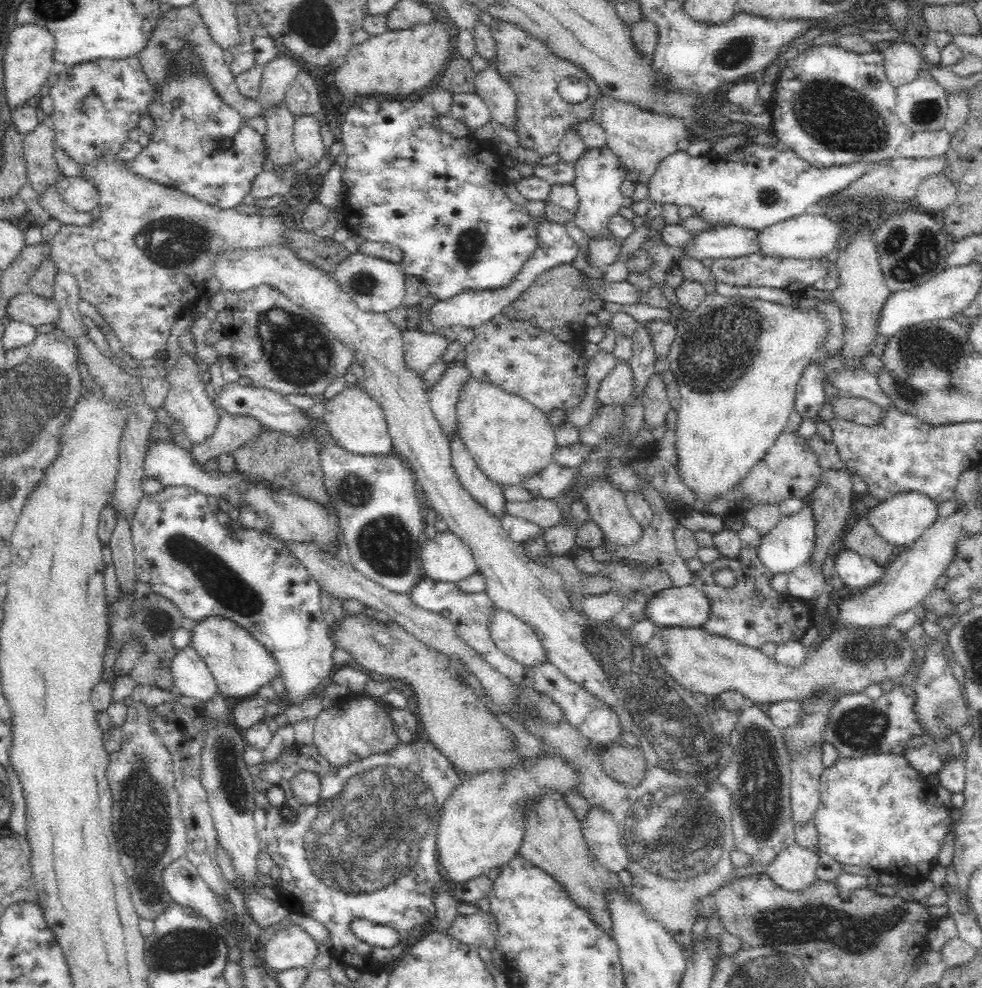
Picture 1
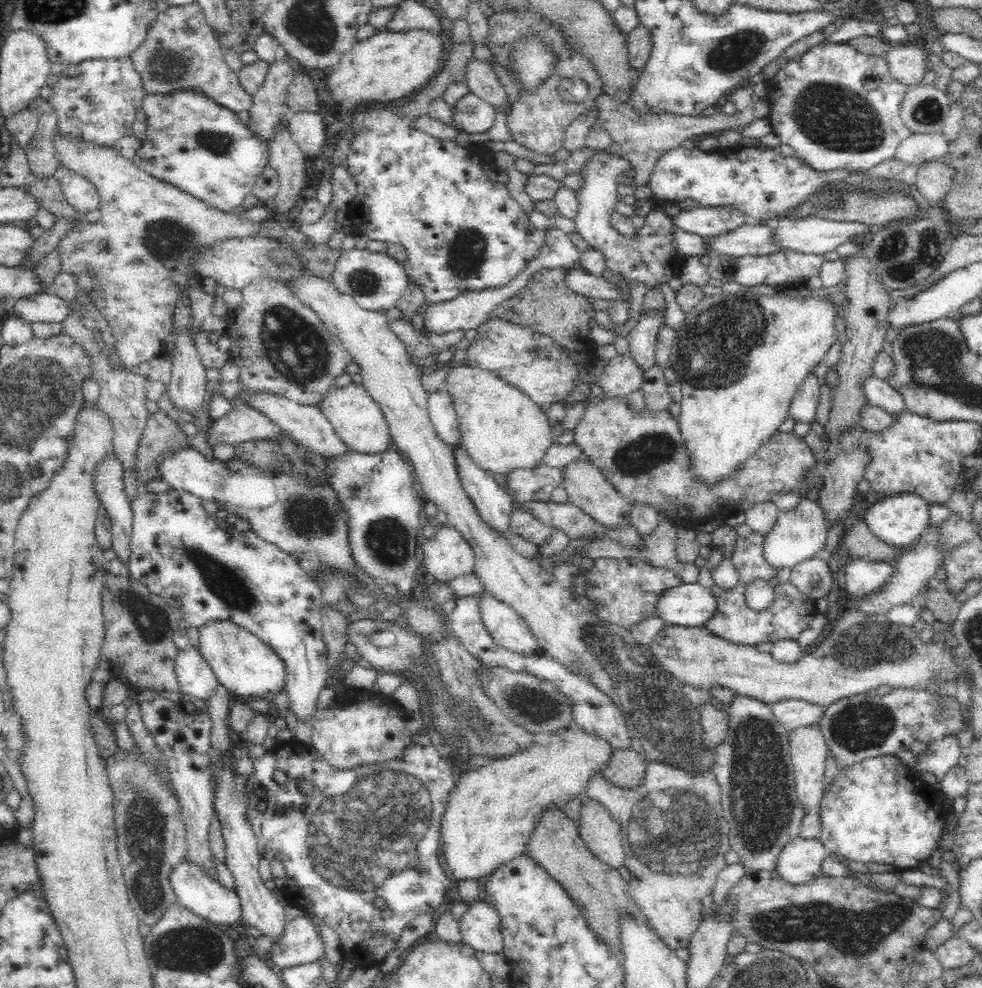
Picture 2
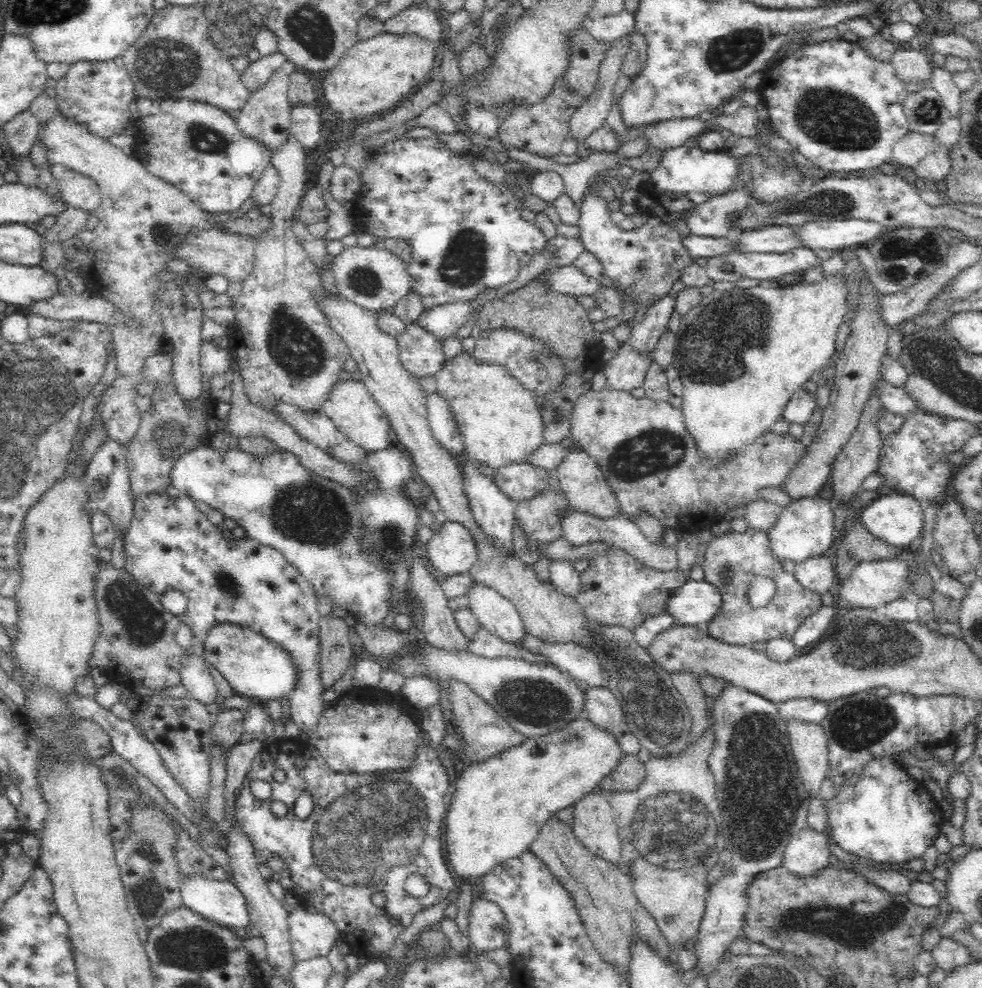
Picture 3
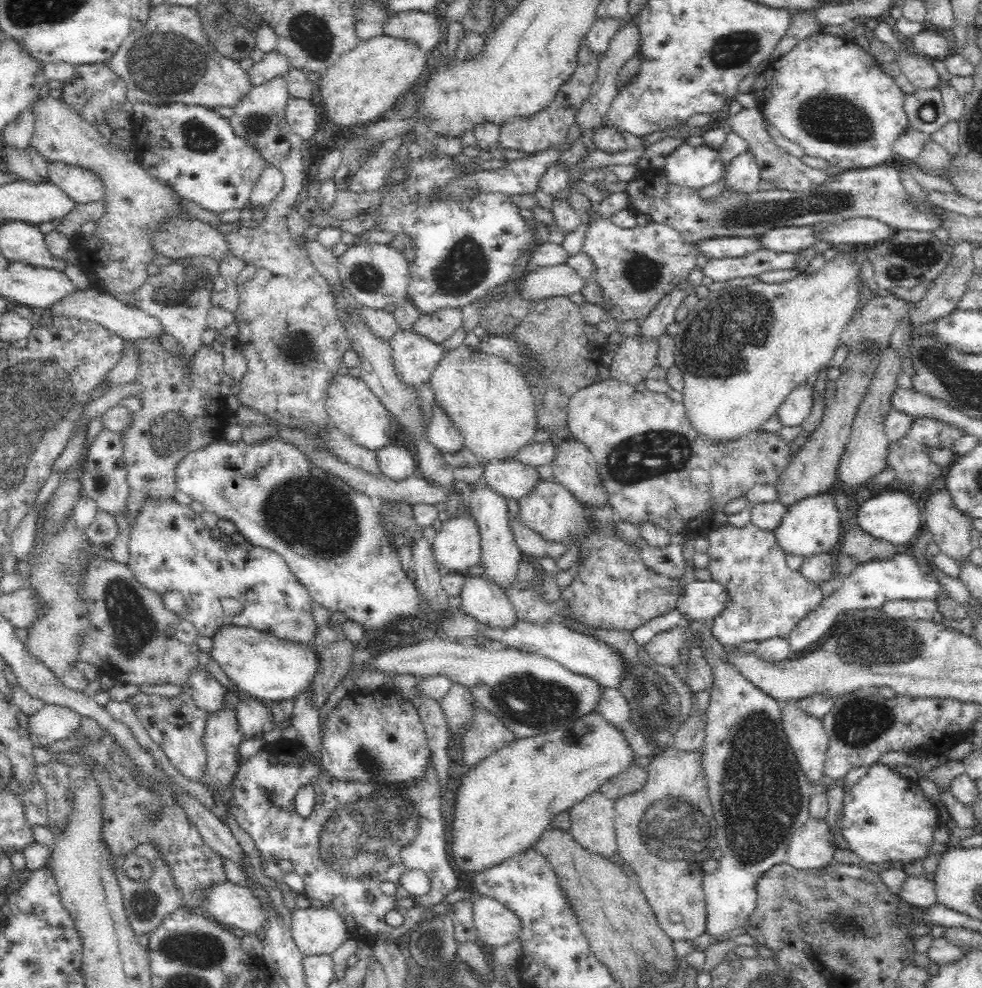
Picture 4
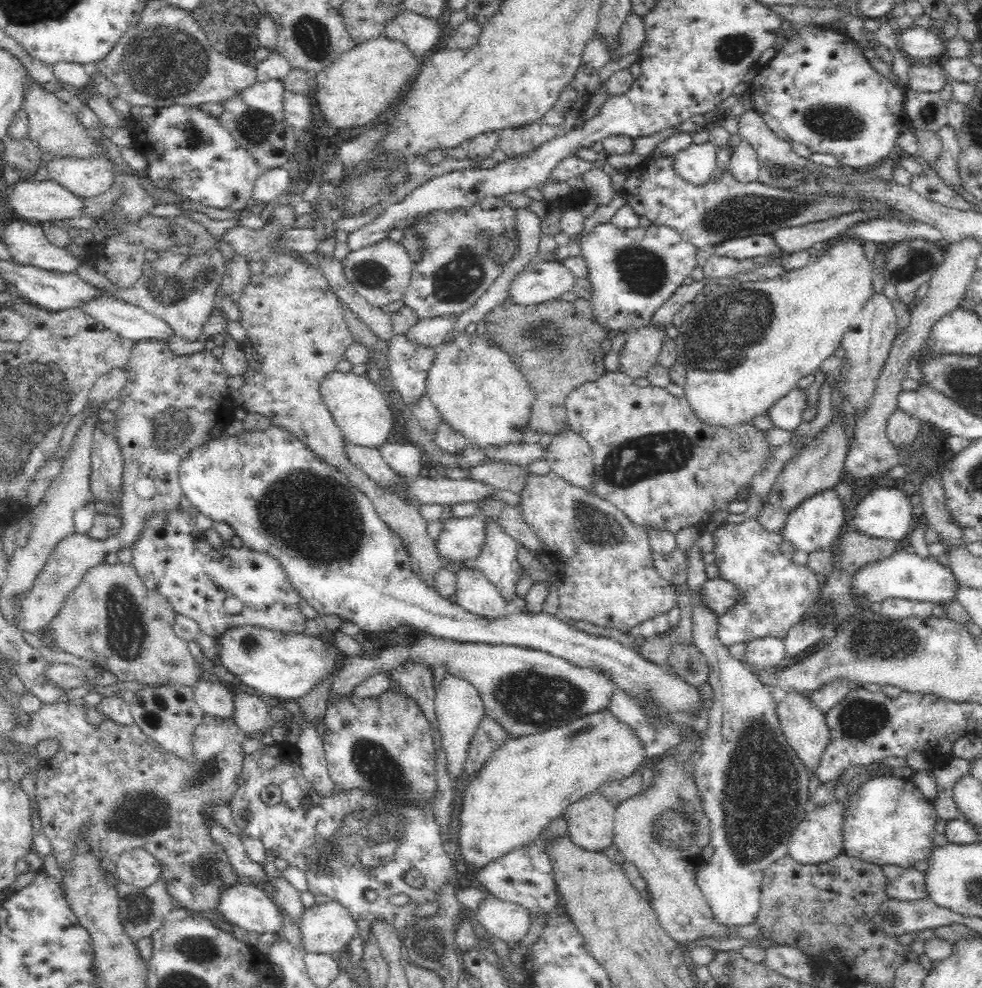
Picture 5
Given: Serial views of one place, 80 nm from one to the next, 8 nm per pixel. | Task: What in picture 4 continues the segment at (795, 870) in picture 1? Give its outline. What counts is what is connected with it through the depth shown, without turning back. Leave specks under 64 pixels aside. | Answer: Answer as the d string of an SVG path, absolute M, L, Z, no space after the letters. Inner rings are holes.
M810 818L790 840L786 864L795 870L816 870L833 863L835 847L825 820Z

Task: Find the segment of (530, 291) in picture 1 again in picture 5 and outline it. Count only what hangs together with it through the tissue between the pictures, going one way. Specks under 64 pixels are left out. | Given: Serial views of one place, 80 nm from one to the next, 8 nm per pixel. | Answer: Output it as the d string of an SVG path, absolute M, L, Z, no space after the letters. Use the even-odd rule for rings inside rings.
M508 297L502 304L492 308L483 321L486 326L485 337L496 342L496 345L500 345L500 349L510 356L533 393L529 427L534 431L548 434L561 433L568 429L565 405L568 396L582 384L596 381L600 376L607 373L603 359L607 350L608 331L604 330L600 324L581 316L574 303L559 298L547 300L540 304L522 306Z

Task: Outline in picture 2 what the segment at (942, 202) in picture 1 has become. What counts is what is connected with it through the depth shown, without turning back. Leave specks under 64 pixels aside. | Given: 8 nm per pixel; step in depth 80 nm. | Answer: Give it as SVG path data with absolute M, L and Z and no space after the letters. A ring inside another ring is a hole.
M943 159L925 161L918 171L917 181L914 188L918 190L929 204L936 202L937 204L942 205L943 200L948 196L948 193L953 187L953 174L954 170L952 170L951 166L944 162Z

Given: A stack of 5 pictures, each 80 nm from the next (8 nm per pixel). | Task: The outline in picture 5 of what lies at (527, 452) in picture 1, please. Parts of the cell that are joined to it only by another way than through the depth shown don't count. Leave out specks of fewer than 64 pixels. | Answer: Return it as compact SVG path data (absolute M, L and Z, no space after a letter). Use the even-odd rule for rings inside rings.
M451 332L443 348L438 349L438 356L434 358L434 363L429 369L424 391L426 396L435 404L443 420L458 434L464 435L474 448L481 449L486 454L488 448L520 444L523 434L532 430L529 420L533 393L510 356L500 348L493 348L487 337L467 336L462 332L453 338Z

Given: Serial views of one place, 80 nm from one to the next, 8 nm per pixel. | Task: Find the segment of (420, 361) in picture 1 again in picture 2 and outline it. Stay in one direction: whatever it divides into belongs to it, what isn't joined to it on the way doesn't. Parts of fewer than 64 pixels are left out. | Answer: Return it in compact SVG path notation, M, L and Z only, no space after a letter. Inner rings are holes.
M402 320L390 322L390 329L405 345L408 358L412 363L414 360L420 360L420 358L425 358L426 360L430 356L438 356L465 338L465 331L462 330L447 332L447 334L442 335L430 333L428 337L424 337L411 324Z

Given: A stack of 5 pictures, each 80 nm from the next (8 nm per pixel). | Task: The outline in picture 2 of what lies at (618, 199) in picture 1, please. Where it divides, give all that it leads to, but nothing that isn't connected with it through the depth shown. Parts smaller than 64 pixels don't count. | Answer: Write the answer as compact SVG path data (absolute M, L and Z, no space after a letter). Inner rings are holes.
M596 150L580 169L582 184L576 190L579 204L573 218L577 230L589 246L604 253L610 270L621 272L627 282L642 282L647 288L658 287L677 276L684 258L674 245L673 220L664 215L664 211L651 212L648 225L642 227L637 237L622 236L610 226L610 219L618 202L617 178L629 173L630 163L624 157L618 157L606 150Z

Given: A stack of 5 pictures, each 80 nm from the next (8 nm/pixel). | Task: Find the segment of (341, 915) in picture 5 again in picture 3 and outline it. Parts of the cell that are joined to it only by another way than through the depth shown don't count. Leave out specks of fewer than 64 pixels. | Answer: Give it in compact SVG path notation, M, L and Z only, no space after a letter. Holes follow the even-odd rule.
M299 907L288 915L290 947L296 962L326 957L336 940L341 939L332 919L326 914L308 912Z

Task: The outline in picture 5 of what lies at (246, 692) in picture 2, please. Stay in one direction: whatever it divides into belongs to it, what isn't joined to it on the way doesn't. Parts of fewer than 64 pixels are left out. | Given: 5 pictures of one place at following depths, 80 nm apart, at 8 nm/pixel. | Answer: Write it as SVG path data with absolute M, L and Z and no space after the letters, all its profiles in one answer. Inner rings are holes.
M252 625L226 628L215 640L215 646L220 663L238 677L239 686L268 700L302 698L344 660L342 653L322 643L318 636L282 633Z

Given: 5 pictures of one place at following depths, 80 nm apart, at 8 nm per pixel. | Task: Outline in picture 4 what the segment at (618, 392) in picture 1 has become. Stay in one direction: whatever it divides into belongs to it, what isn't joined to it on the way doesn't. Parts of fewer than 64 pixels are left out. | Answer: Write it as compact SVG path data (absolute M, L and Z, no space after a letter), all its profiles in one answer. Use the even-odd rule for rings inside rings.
M639 336L623 340L615 350L610 368L611 380L632 387L644 383L647 373L657 365L659 343Z

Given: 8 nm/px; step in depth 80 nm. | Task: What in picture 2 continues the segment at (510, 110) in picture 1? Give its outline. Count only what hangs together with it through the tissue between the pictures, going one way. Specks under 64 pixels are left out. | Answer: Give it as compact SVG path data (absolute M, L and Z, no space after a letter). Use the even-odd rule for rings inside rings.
M470 59L465 70L467 74L467 86L470 92L479 96L484 102L492 105L496 110L508 110L510 112L509 97L504 91L504 85L494 73L491 59L478 61Z

